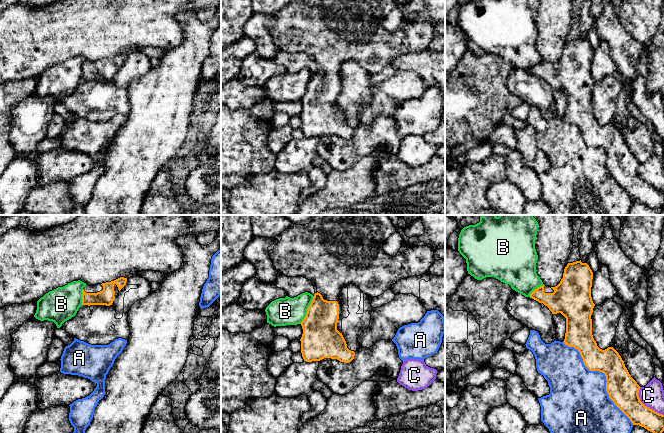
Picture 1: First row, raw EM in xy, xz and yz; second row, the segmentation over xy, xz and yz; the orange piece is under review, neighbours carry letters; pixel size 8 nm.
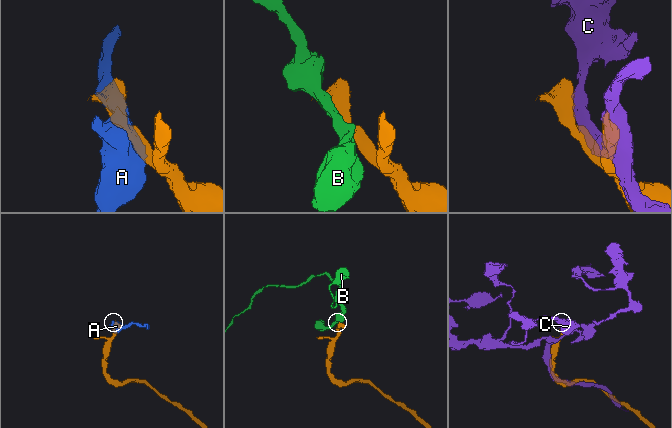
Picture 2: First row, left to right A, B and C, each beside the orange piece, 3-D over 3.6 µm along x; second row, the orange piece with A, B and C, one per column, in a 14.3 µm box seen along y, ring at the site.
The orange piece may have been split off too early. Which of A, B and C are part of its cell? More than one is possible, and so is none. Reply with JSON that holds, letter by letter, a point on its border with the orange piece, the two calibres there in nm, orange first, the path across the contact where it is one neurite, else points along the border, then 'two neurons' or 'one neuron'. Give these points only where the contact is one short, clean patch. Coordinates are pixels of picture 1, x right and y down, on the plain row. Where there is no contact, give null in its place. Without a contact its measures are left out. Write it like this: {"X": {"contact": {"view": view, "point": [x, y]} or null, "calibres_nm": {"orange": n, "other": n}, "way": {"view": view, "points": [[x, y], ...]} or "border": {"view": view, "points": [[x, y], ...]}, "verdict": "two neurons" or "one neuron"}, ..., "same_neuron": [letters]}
{"A": {"contact": {"view": "yz", "point": [605, 151]}, "calibres_nm": {"orange": 240, "other": 400}, "verdict": "two neurons"}, "B": {"contact": {"view": "xz", "point": [307, 86]}, "calibres_nm": {"orange": 300, "other": 220}, "border": {"view": "xz", "points": [[314, 72], [305, 93], [300, 99]]}, "verdict": "two neurons"}, "C": {"contact": {"view": "yz", "point": [644, 181]}, "calibres_nm": {"orange": 240, "other": 190}, "verdict": "two neurons"}, "same_neuron": []}

